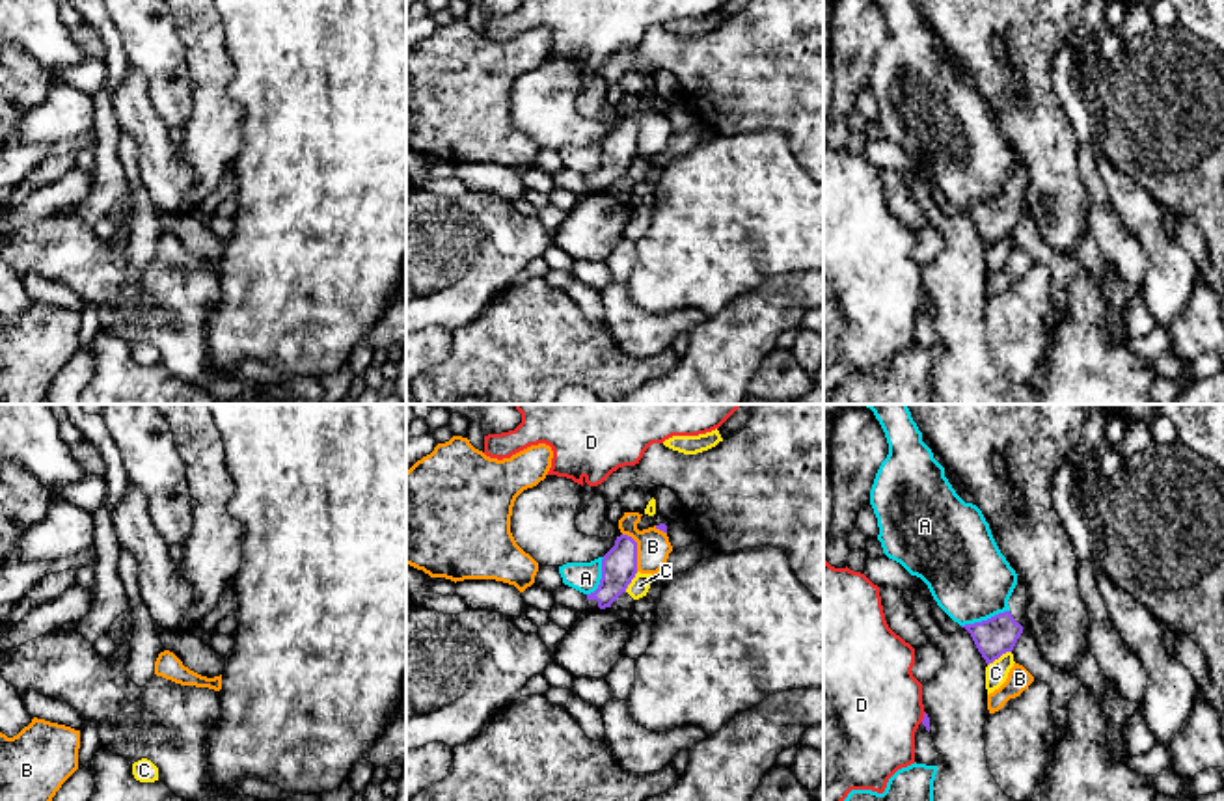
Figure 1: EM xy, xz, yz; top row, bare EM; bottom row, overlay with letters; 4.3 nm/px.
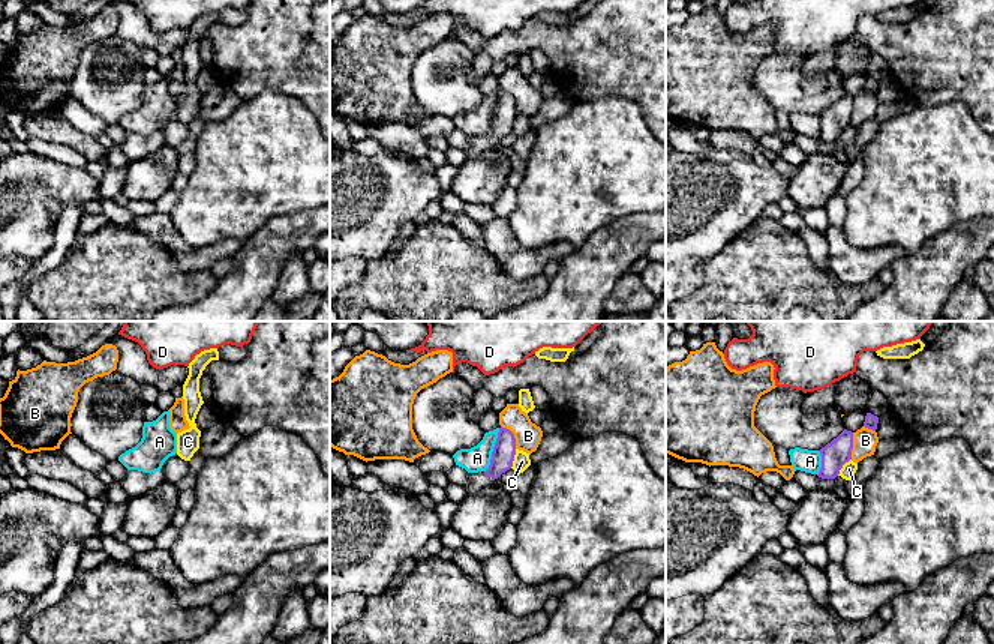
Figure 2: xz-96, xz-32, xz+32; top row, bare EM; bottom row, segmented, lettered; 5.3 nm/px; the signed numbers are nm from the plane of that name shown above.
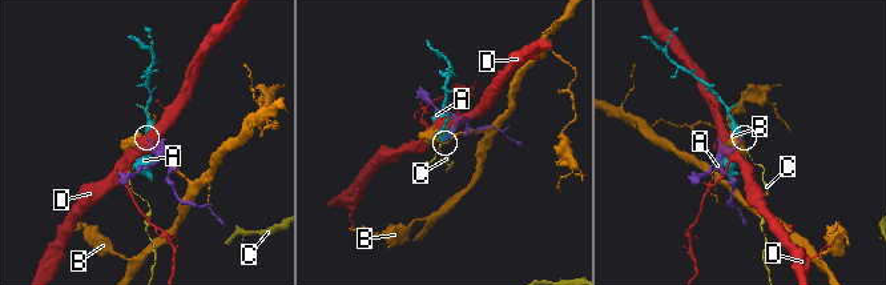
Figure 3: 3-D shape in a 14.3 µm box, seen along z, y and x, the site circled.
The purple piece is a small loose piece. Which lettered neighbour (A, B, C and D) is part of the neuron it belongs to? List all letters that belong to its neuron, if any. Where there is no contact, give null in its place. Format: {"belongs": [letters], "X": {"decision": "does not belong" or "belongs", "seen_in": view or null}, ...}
{"belongs": [], "A": {"decision": "does not belong", "seen_in": "yz"}, "B": {"decision": "does not belong", "seen_in": "xz"}, "C": {"decision": "does not belong", "seen_in": "yz"}, "D": {"decision": "does not belong", "seen_in": "yz"}}

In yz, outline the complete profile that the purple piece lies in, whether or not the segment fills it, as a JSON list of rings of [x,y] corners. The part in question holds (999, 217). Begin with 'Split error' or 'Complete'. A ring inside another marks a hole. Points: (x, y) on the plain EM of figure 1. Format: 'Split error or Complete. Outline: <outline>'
Split error. Outline: [[[1017,164],[1010,183],[1010,192],[987,203],[965,207],[965,210],[986,246],[993,246],[1002,237],[1012,235],[1027,209],[1027,170]]]

